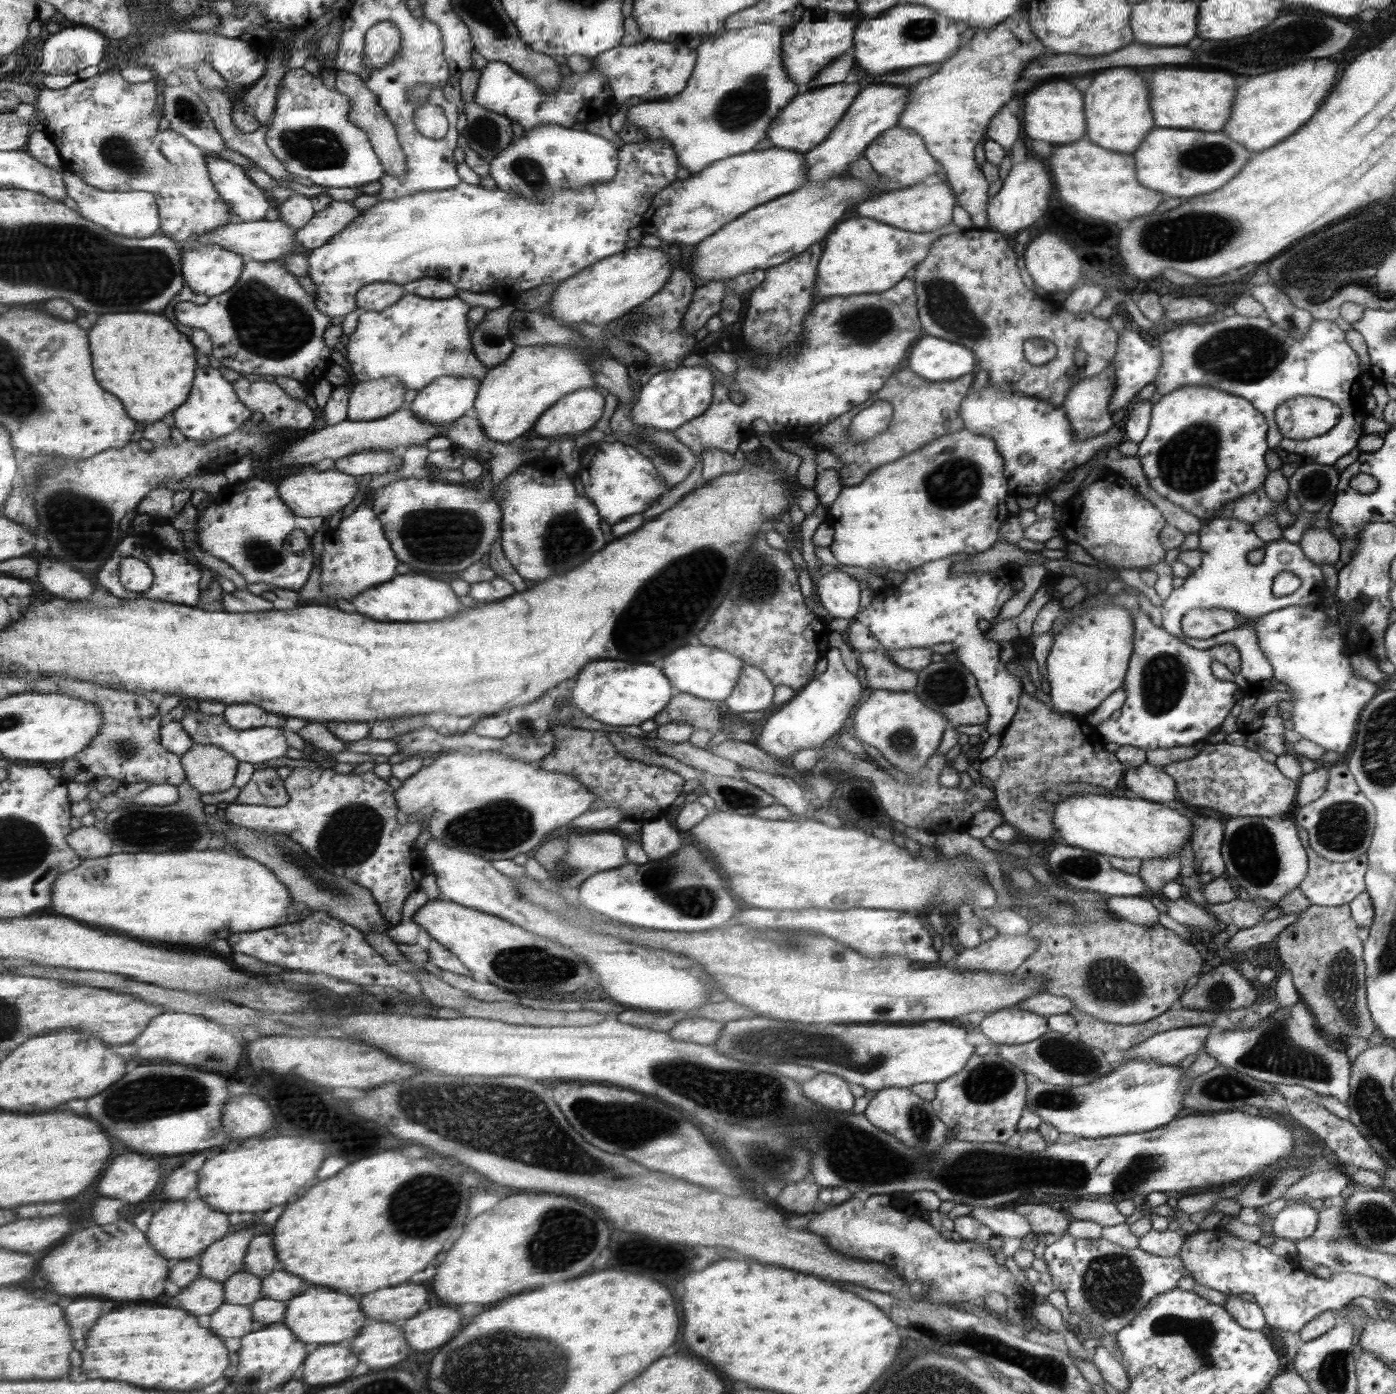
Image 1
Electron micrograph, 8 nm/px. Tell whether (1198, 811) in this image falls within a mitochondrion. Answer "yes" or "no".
no

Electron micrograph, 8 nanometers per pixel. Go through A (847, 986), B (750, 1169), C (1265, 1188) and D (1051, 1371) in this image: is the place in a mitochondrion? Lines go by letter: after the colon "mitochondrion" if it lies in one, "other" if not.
A: other
B: other
C: mitochondrion
D: mitochondrion

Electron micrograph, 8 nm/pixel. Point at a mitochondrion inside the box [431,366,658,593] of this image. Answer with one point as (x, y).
(566, 536)

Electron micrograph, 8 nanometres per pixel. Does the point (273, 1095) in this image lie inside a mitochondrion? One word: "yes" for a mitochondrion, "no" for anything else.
no

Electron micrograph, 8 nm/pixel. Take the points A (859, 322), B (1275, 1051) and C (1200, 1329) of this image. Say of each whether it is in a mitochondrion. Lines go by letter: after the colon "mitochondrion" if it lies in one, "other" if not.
A: mitochondrion
B: mitochondrion
C: mitochondrion

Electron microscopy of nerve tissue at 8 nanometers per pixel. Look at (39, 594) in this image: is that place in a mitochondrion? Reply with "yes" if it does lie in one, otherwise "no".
no

